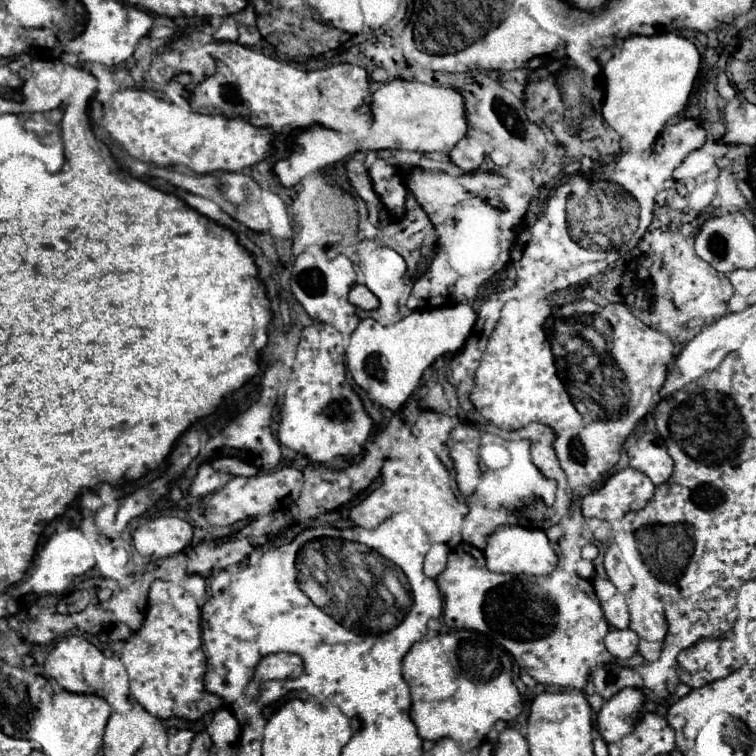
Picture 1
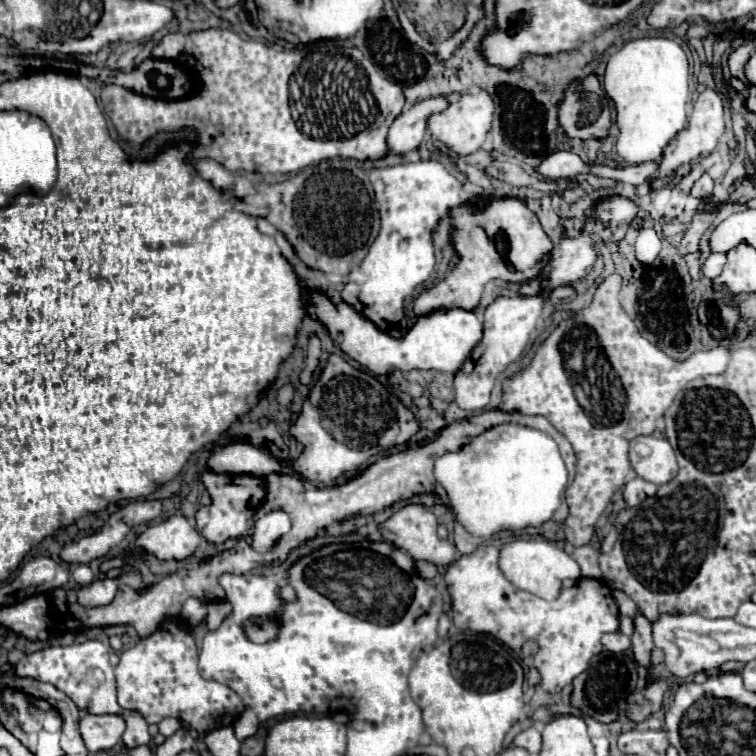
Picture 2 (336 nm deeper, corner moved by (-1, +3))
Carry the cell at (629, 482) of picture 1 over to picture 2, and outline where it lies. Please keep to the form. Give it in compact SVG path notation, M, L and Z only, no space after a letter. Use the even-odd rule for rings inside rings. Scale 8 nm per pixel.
M634 477L632 481L628 481L628 483L624 485L624 501L626 501L628 507L636 507L636 505L640 505L644 499L656 495L656 489L658 489L658 487L656 487L654 483L644 481L644 479L640 479L640 477Z

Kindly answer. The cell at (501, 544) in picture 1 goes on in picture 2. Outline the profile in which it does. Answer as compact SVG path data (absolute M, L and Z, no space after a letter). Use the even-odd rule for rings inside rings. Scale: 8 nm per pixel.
M534 537L534 539L518 539L512 543L506 543L500 551L500 569L512 581L518 589L524 589L532 595L538 595L542 599L556 599L562 589L564 579L578 579L580 567L578 563L566 555L564 549L560 549L556 543Z

